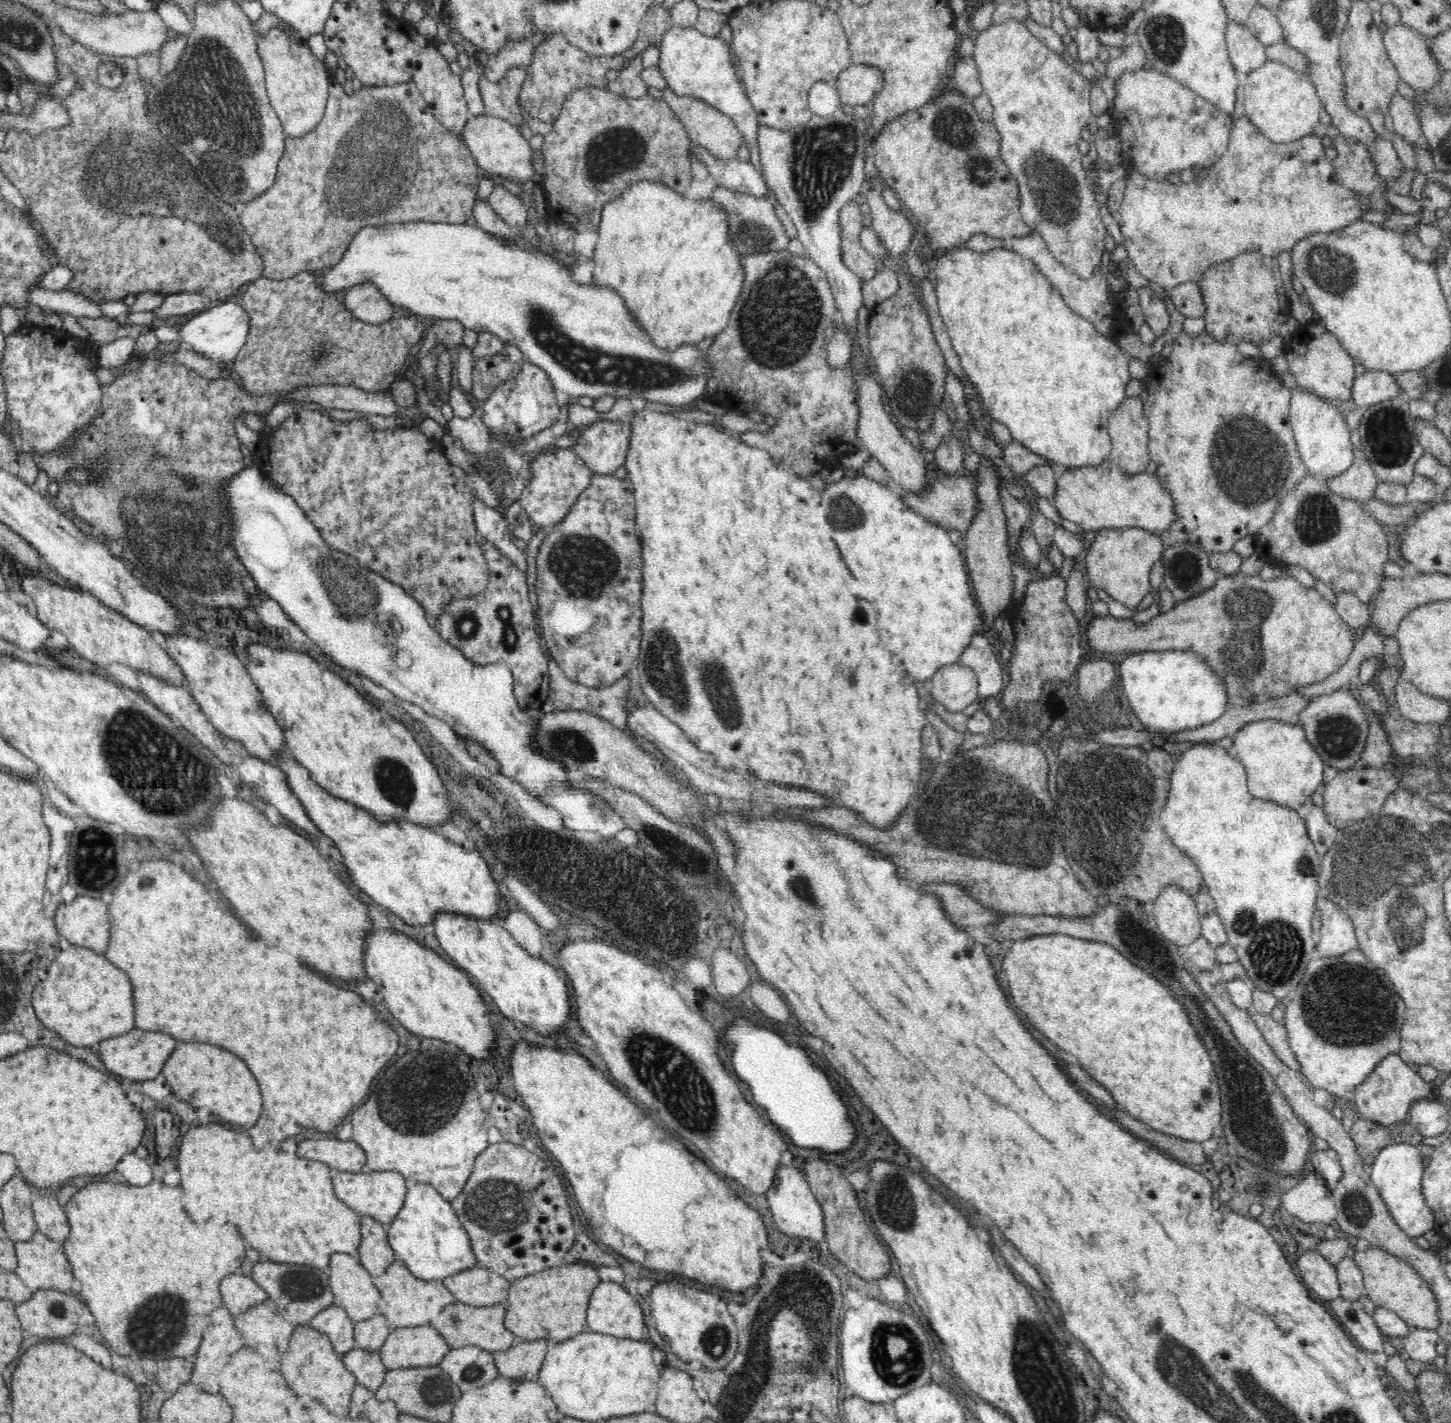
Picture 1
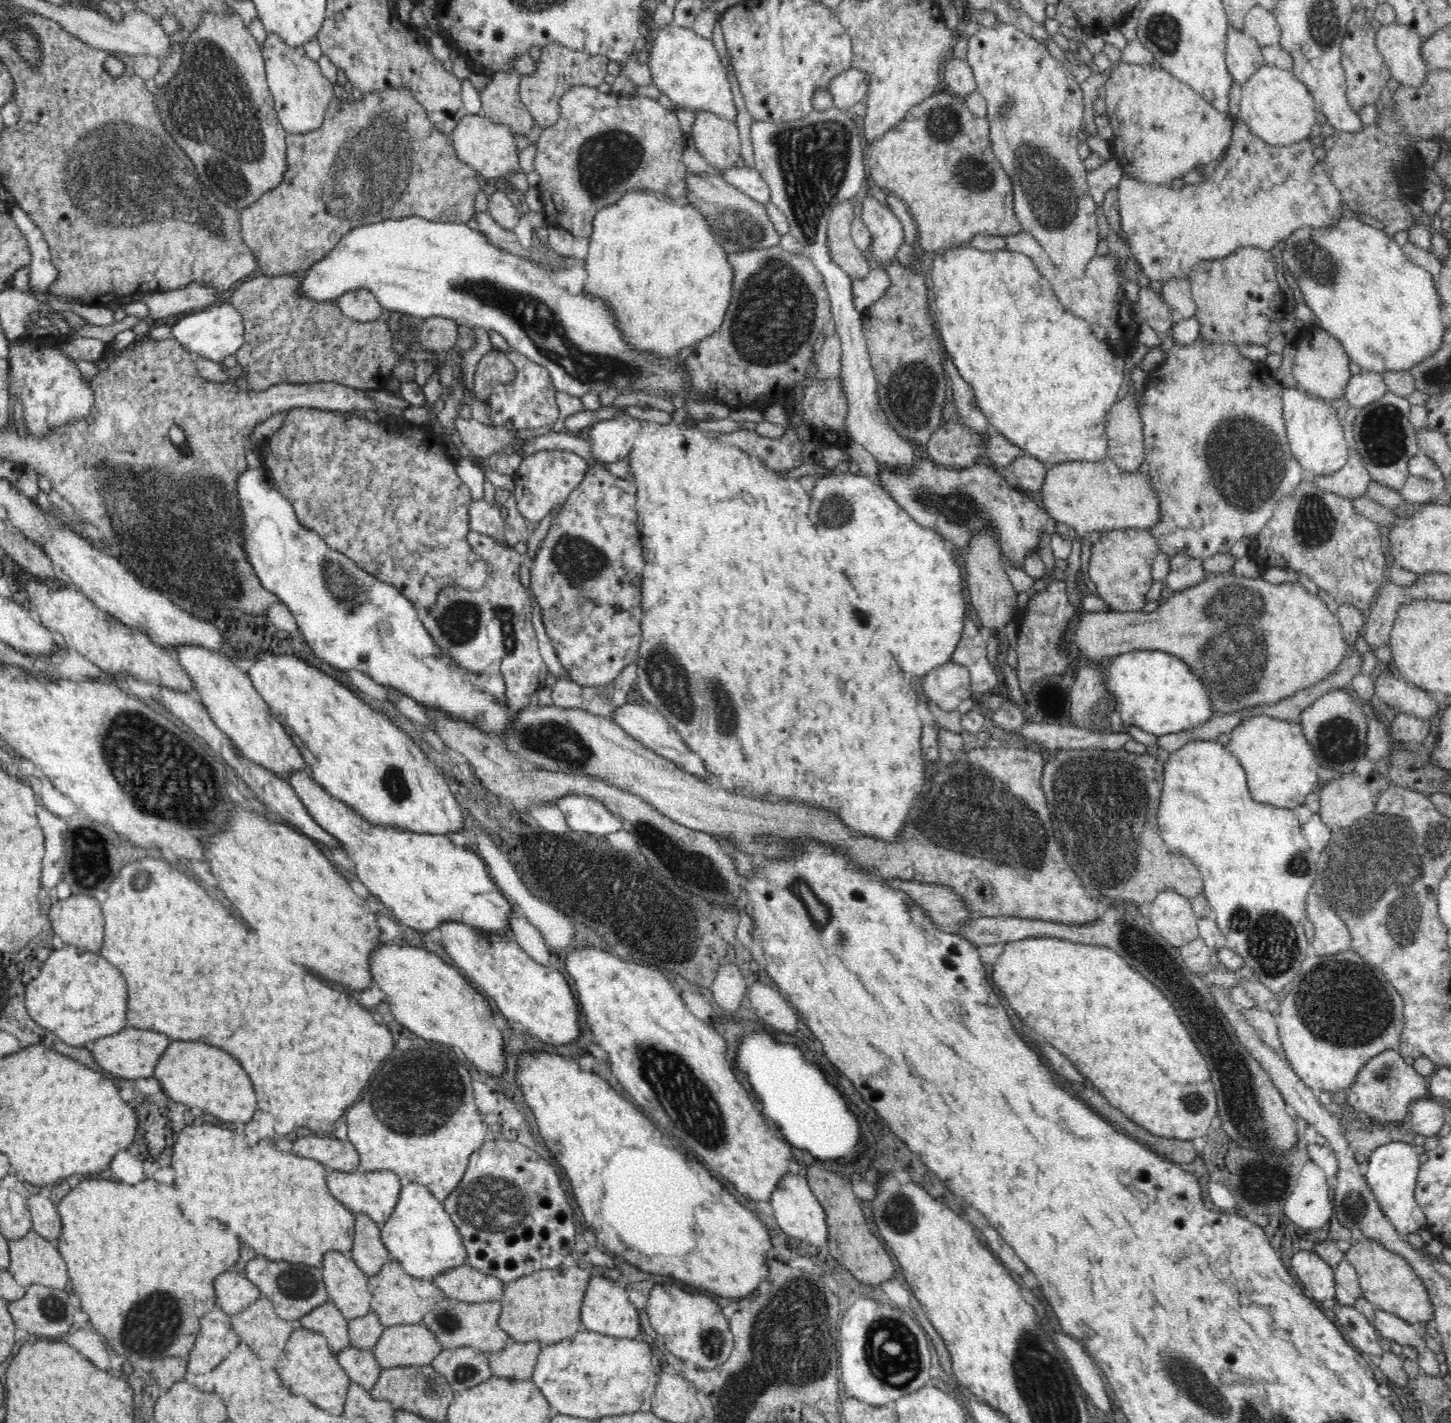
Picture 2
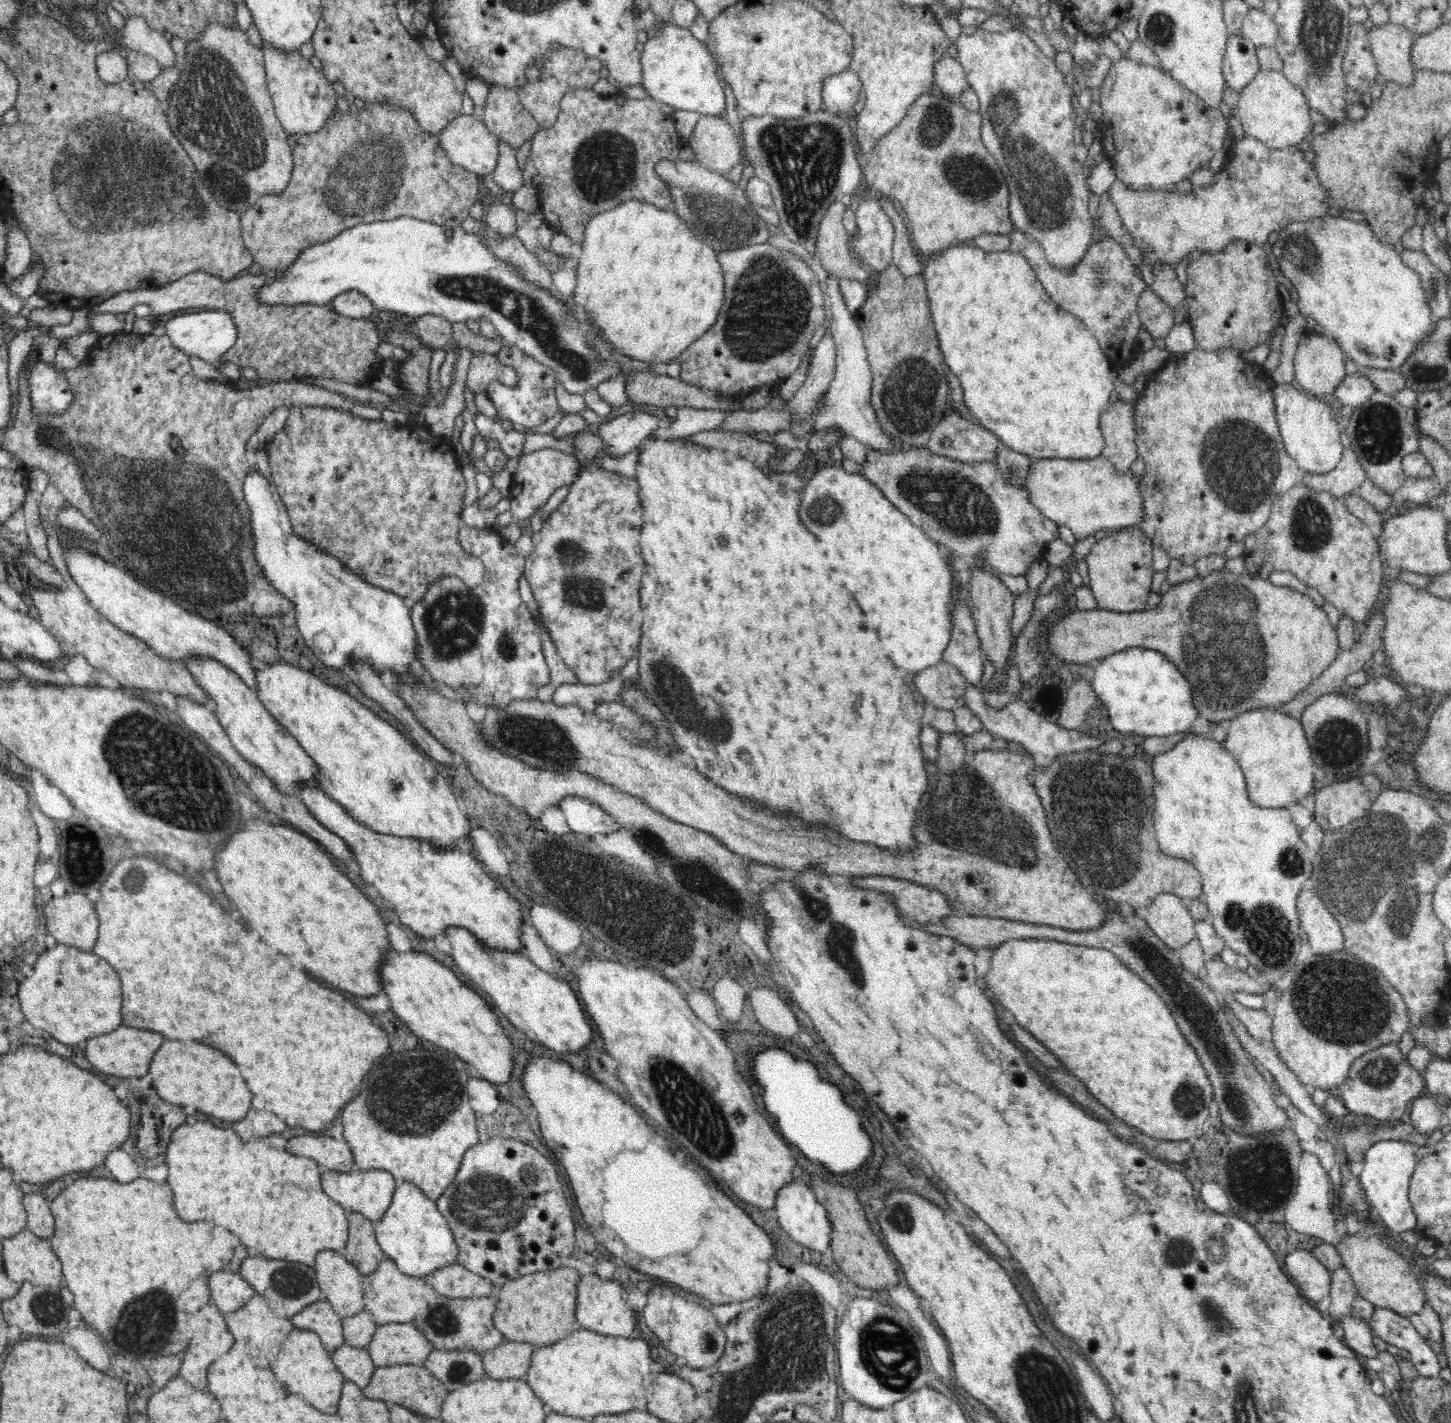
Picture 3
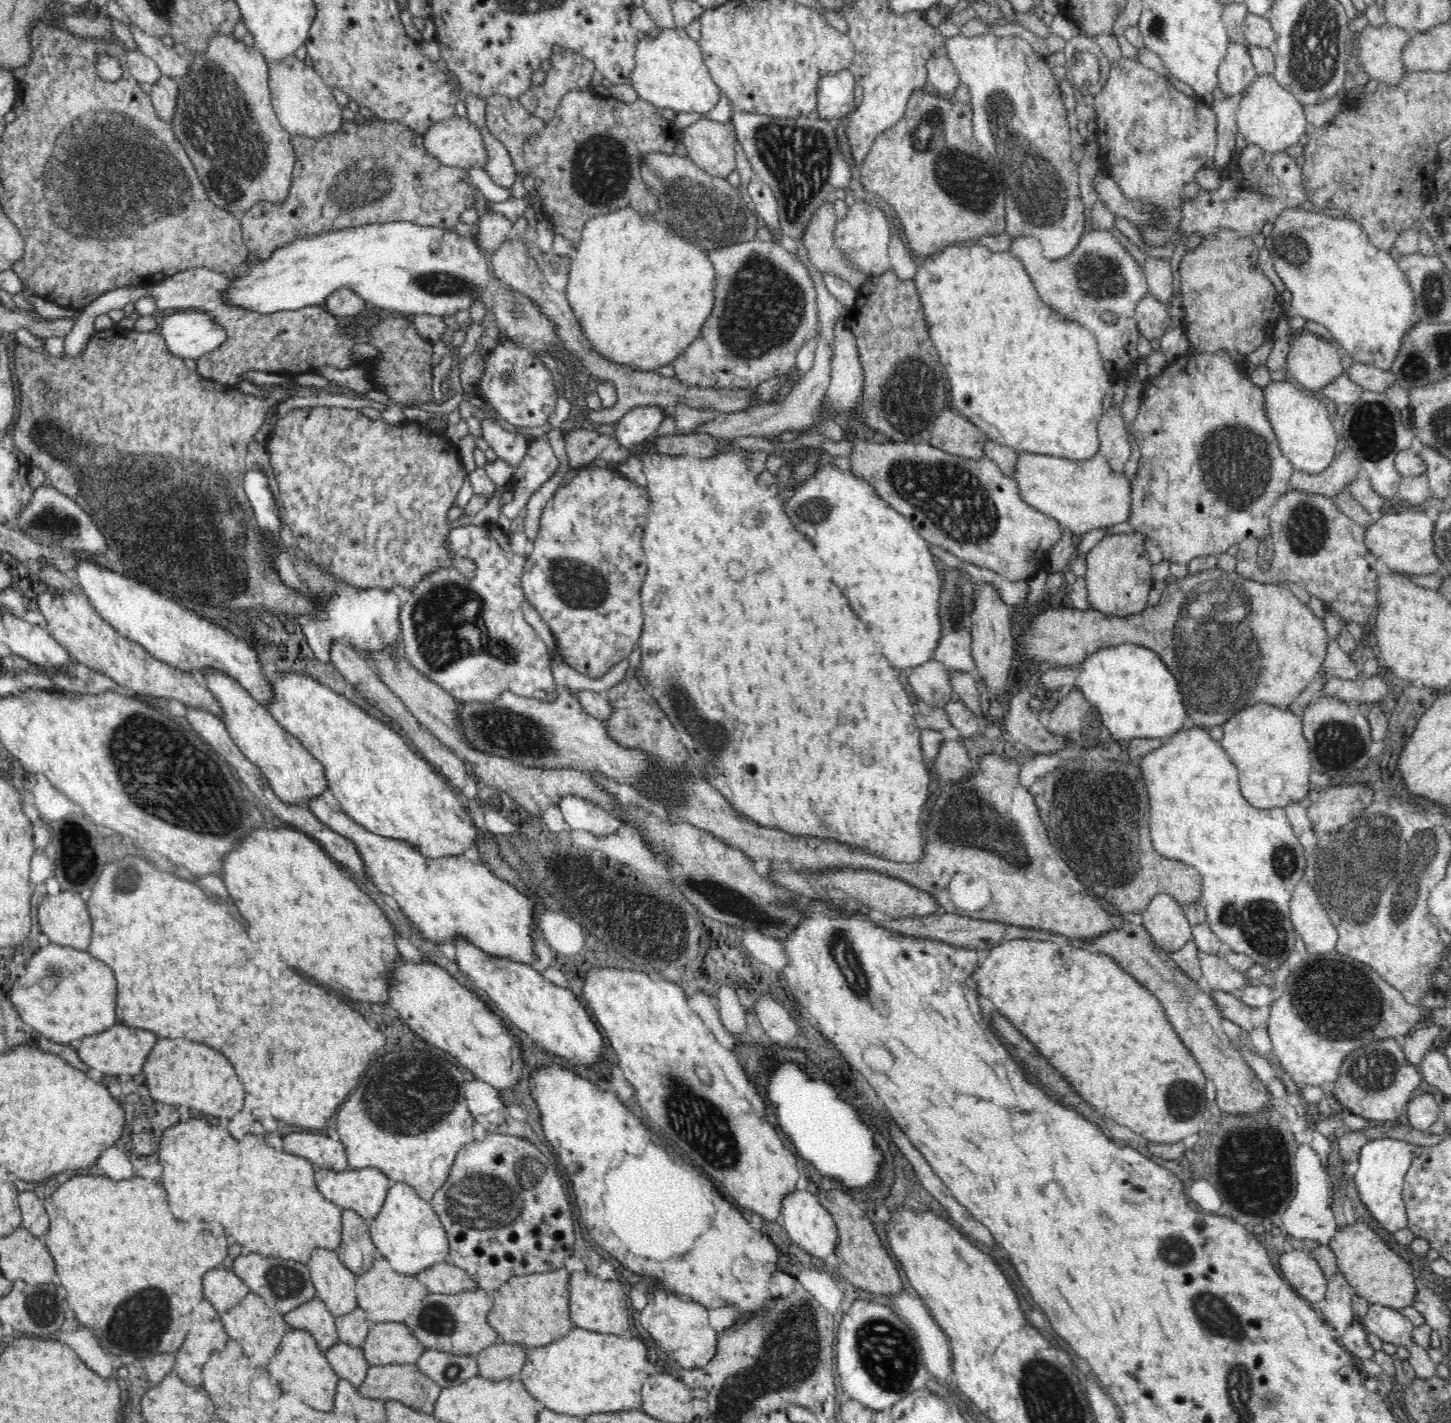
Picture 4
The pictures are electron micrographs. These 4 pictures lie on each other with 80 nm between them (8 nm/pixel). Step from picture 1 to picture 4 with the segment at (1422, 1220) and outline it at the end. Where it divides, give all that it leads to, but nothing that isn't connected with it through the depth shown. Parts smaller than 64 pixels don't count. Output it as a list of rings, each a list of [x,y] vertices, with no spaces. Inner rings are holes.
[[[1372,1139],[1361,1150],[1359,1167],[1354,1175],[1354,1184],[1358,1188],[1359,1198],[1366,1208],[1367,1215],[1372,1215],[1380,1226],[1391,1234],[1408,1227],[1402,1186],[1405,1174],[1414,1160],[1412,1149],[1413,1146],[1404,1140]]]

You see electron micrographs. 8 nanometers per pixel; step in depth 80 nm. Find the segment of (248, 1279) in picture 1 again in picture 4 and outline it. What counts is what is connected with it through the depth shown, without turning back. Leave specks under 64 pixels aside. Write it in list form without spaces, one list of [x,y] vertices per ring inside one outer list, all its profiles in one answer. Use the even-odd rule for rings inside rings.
[[[224,1267],[206,1271],[202,1282],[203,1298],[208,1299],[219,1313],[230,1311],[251,1292],[245,1280],[238,1278],[233,1270],[226,1270]]]

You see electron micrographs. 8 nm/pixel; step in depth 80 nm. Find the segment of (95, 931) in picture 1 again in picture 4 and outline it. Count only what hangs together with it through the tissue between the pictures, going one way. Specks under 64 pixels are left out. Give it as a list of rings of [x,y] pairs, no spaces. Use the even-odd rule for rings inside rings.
[[[77,888],[74,892],[60,891],[56,896],[46,897],[37,908],[37,917],[41,932],[48,936],[51,943],[69,946],[79,951],[86,951],[92,936],[92,919],[86,902],[80,897]]]

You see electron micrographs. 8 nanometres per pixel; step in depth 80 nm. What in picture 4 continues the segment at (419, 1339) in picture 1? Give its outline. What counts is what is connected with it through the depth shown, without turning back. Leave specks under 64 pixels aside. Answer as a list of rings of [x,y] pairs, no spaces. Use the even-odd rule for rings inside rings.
[[[381,1322],[370,1324],[370,1330],[361,1349],[370,1366],[385,1366],[397,1363],[416,1365],[426,1348],[404,1323]]]

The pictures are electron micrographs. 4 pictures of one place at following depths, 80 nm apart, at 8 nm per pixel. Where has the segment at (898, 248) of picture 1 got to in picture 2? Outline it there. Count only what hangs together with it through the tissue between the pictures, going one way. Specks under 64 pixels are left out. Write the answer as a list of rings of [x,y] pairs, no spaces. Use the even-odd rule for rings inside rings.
[[[864,198],[861,213],[863,223],[873,238],[866,257],[872,266],[884,267],[895,260],[898,248],[904,242],[902,224],[892,209],[876,198]]]

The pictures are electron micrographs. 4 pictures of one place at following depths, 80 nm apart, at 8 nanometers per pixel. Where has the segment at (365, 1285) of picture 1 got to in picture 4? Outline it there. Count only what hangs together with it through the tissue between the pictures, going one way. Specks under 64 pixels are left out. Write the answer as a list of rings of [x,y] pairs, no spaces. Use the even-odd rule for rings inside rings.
[[[322,1247],[313,1250],[306,1263],[317,1297],[324,1301],[335,1317],[342,1317],[358,1308],[354,1293],[355,1275],[338,1256],[337,1251]]]

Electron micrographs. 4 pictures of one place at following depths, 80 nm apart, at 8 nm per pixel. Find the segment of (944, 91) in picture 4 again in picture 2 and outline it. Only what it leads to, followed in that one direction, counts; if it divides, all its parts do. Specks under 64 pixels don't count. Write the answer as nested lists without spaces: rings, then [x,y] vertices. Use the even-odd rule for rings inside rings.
[[[956,55],[944,64],[942,90],[954,96],[963,97],[976,91],[976,81],[972,67],[961,55]]]

